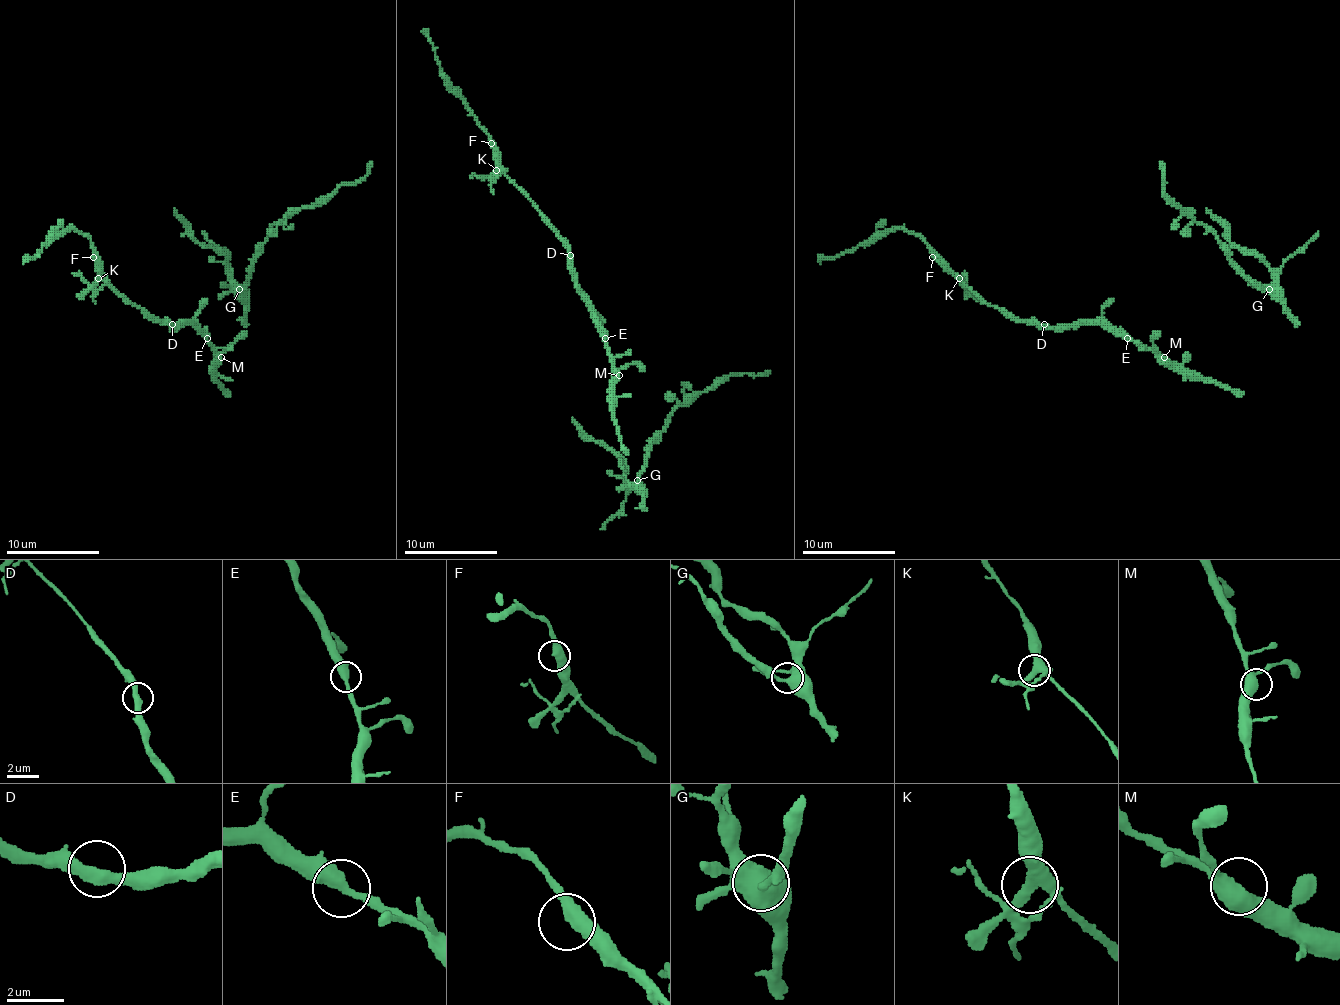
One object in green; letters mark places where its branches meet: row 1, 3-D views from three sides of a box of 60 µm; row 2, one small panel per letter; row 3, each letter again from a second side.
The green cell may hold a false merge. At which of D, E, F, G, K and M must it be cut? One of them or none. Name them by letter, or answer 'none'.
K

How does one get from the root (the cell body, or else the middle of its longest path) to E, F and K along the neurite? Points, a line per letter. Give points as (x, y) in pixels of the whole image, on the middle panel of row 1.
E: (614, 373), (605, 338)
F: (614, 373), (600, 324), (577, 282), (570, 245), (505, 173), (500, 155), (491, 143)
K: (614, 373), (600, 324), (577, 282), (570, 245), (540, 210), (500, 171), (496, 171)

